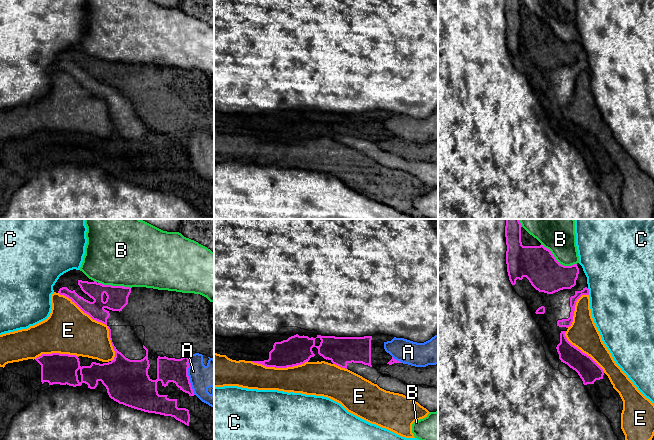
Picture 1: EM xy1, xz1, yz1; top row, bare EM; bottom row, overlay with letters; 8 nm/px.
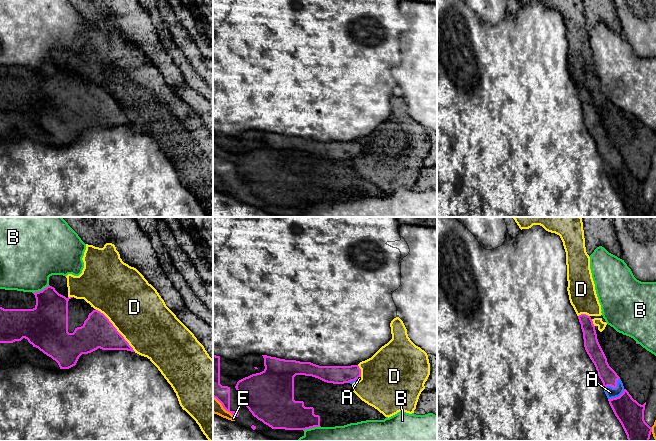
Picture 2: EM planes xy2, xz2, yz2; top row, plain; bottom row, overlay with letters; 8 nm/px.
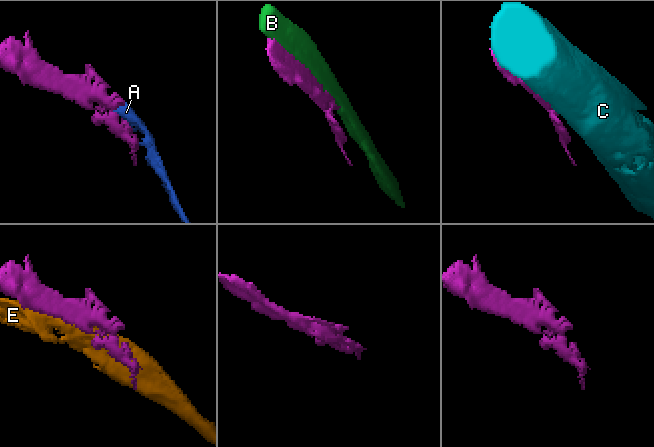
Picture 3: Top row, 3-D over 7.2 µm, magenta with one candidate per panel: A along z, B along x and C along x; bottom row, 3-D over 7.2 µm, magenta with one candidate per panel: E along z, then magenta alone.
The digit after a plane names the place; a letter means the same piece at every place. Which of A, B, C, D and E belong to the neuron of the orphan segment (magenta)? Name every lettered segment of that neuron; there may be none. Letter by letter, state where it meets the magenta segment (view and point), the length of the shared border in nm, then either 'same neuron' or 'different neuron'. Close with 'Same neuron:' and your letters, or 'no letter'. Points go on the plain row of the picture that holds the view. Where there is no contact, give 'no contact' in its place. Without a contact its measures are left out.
A: meets magenta in xy1 at (187, 151); contact 320 nm long; same neuron
B: meets magenta in yz1 at (557, 37); contact 340 nm long; different neuron
C: meets magenta in yz1 at (588, 67); contact 60 nm long; different neuron
D: meets magenta in xy2 at (116, 105); contact 480 nm long; different neuron
E: meets magenta in xy1 at (100, 97); contact 700 nm long; different neuron
Same neuron: A

